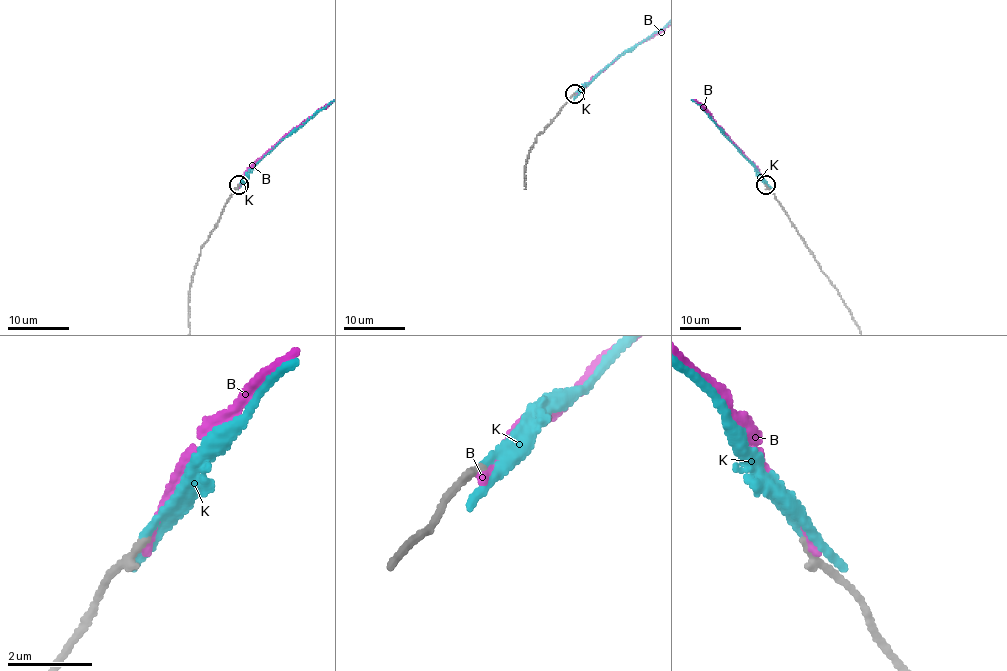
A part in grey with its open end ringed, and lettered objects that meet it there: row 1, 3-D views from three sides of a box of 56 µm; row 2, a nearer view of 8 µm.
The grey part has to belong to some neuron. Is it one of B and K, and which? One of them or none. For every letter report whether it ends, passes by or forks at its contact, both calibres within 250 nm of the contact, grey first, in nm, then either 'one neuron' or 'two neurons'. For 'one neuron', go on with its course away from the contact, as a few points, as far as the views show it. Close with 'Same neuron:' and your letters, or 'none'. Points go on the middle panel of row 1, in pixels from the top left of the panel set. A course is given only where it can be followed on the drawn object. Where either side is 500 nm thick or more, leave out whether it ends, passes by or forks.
B: it ends; calibres 200 and 220 nm; two neurons
K: it passes by; calibres 190 and 240 nm; one neuron
Same neuron: K

